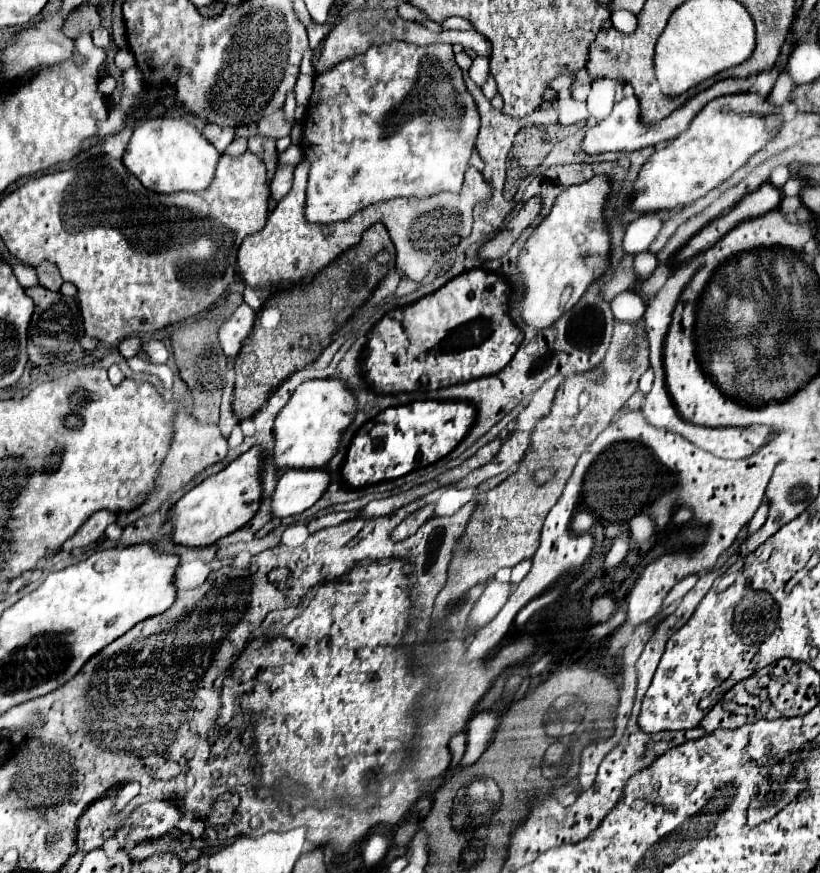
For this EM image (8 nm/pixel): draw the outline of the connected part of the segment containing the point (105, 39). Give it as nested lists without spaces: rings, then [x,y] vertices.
[[[100,26],[92,32],[92,40],[97,47],[107,48],[111,42],[111,34]]]

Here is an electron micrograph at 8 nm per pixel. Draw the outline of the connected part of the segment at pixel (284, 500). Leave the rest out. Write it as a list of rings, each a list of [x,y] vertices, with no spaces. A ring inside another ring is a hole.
[[[325,468],[285,470],[271,496],[271,516],[287,518],[311,508],[329,486]]]

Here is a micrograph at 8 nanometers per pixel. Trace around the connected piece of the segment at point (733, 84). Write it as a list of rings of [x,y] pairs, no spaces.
[[[755,76],[749,78],[747,82],[745,80],[721,80],[717,84],[713,84],[711,88],[695,94],[687,104],[683,104],[681,108],[677,108],[673,114],[669,114],[667,118],[663,118],[661,122],[655,122],[655,124],[641,124],[639,120],[639,108],[637,108],[637,98],[635,96],[629,96],[629,98],[623,98],[621,102],[615,104],[613,112],[609,114],[609,118],[601,120],[599,124],[595,124],[591,130],[587,130],[583,142],[581,142],[581,152],[589,154],[589,156],[595,156],[595,154],[603,154],[603,152],[637,152],[637,150],[643,150],[647,146],[655,146],[659,142],[667,142],[667,140],[673,140],[675,136],[679,136],[683,130],[689,128],[689,122],[693,120],[693,116],[711,100],[719,98],[719,96],[725,96],[725,94],[739,94],[739,92],[747,92],[755,82]]]

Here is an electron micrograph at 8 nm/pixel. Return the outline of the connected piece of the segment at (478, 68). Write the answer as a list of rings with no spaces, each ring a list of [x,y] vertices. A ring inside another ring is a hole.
[[[477,56],[469,68],[469,78],[477,84],[477,86],[483,86],[485,80],[487,80],[487,74],[489,74],[489,58],[485,56]]]

